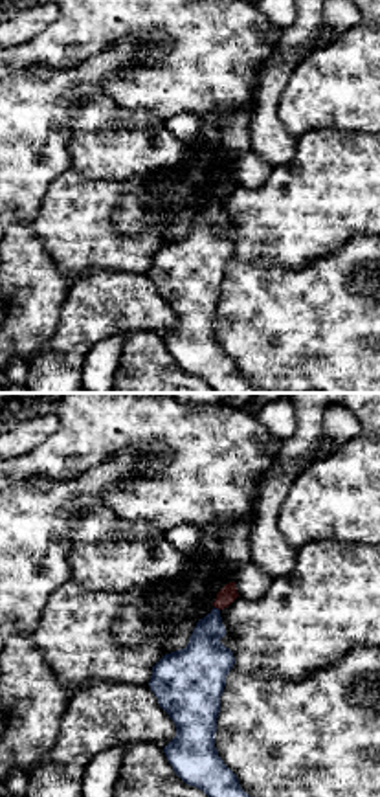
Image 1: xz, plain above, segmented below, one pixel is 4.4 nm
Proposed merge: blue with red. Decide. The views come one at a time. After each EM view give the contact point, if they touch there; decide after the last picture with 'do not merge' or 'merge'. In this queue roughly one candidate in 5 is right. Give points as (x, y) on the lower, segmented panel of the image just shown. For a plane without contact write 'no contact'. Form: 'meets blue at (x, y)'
meets blue at (217, 608)

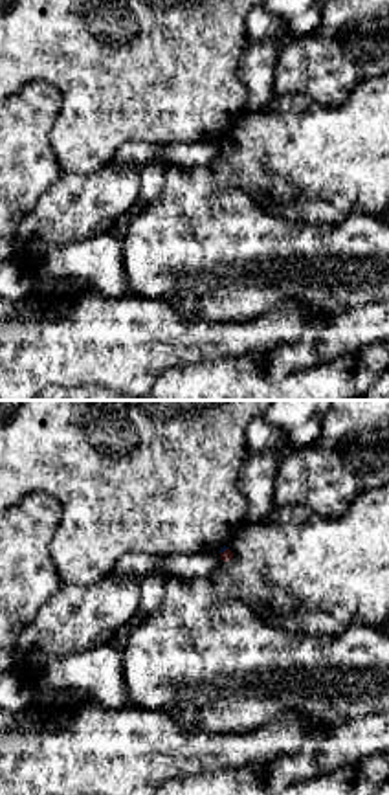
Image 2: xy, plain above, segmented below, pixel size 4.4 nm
meets blue at (224, 549)

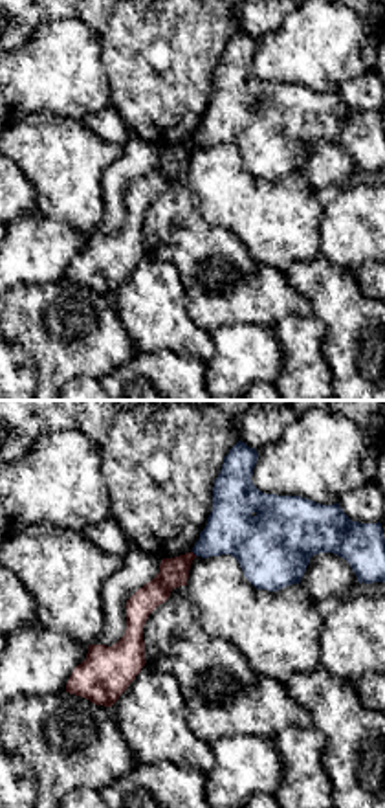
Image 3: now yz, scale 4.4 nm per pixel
meets blue at (195, 553)

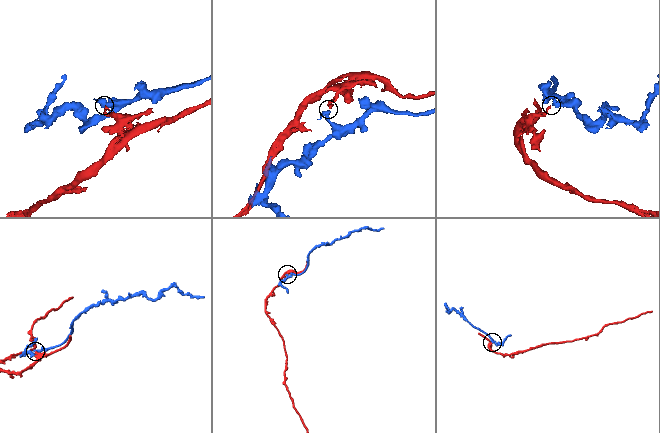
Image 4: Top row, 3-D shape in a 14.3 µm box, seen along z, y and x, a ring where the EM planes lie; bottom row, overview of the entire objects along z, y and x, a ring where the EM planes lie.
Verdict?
do not merge

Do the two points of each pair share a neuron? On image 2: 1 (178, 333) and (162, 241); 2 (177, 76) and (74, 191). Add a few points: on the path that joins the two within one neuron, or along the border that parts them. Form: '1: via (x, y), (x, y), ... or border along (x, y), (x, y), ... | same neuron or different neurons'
1: border along (131, 294), (166, 300), (182, 313), (213, 322) | different neurons
2: border along (111, 158), (92, 171), (63, 173) | different neurons

